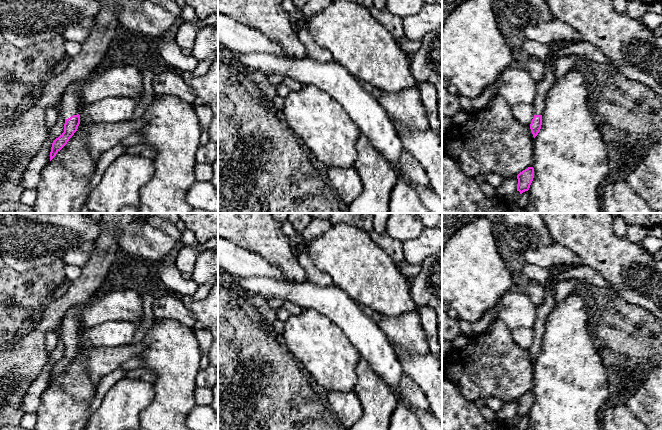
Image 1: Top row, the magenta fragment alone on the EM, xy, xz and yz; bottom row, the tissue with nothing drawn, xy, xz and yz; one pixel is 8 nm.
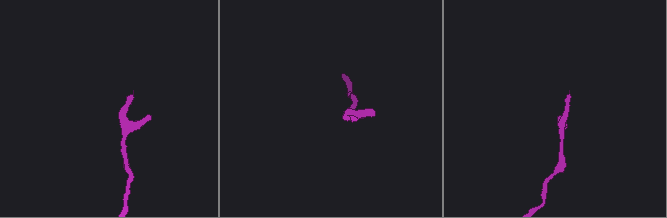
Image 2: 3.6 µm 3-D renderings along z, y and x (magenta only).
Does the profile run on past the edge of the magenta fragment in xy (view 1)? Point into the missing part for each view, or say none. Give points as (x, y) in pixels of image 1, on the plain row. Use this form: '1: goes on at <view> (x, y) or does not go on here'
1: goes on at xy (70, 329)

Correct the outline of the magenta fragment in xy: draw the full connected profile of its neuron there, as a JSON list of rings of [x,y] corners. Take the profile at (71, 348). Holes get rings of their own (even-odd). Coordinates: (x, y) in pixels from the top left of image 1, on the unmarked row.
[[[75,306],[66,312],[61,321],[60,328],[60,337],[65,343],[64,356],[52,367],[50,385],[67,368],[69,363],[77,355],[80,348],[79,331],[81,327],[78,325],[76,320]]]

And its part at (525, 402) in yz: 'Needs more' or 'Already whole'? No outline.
Already whole

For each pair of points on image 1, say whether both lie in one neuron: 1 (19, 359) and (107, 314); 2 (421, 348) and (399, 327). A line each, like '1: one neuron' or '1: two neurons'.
1: two neurons
2: one neuron

